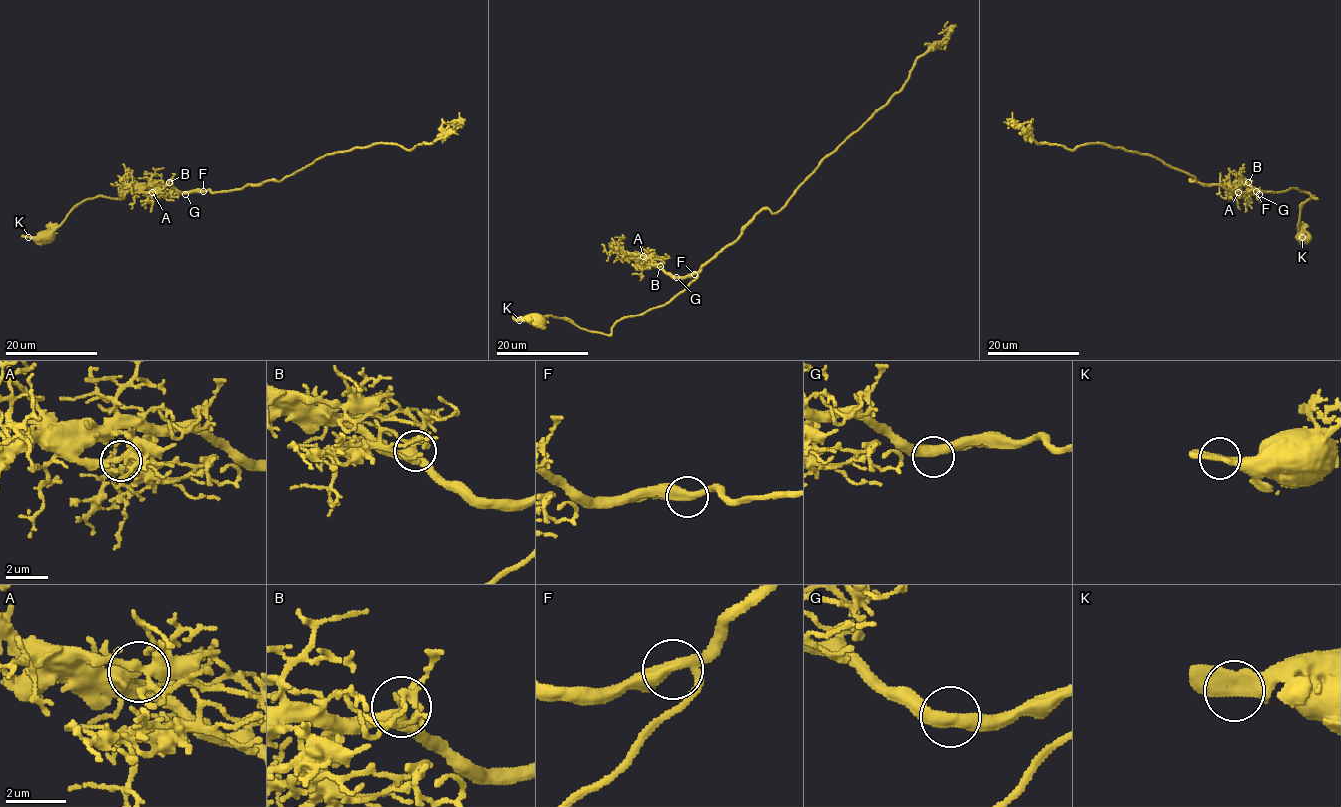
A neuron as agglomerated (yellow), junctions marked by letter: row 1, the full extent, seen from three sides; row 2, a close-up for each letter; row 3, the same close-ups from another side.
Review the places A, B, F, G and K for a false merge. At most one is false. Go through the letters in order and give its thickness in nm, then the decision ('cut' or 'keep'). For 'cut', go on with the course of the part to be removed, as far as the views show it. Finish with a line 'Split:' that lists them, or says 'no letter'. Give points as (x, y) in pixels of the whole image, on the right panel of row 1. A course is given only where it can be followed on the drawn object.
A: 360 nm | keep
B: 320 nm | keep
F: 360 nm | keep
G: 440 nm | keep
K: 400 nm | keep
Split: no letter

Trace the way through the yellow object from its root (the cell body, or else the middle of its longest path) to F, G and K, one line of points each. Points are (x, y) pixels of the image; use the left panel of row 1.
F: (260, 185), (202, 192)
G: (260, 185), (185, 194)
K: (260, 185), (218, 192), (139, 188), (126, 191), (120, 198), (88, 198), (50, 232), (28, 237)

